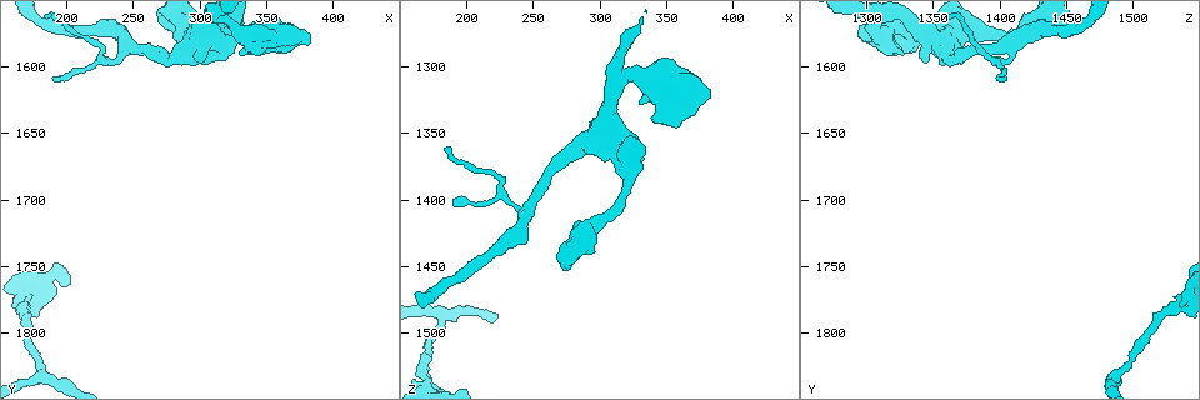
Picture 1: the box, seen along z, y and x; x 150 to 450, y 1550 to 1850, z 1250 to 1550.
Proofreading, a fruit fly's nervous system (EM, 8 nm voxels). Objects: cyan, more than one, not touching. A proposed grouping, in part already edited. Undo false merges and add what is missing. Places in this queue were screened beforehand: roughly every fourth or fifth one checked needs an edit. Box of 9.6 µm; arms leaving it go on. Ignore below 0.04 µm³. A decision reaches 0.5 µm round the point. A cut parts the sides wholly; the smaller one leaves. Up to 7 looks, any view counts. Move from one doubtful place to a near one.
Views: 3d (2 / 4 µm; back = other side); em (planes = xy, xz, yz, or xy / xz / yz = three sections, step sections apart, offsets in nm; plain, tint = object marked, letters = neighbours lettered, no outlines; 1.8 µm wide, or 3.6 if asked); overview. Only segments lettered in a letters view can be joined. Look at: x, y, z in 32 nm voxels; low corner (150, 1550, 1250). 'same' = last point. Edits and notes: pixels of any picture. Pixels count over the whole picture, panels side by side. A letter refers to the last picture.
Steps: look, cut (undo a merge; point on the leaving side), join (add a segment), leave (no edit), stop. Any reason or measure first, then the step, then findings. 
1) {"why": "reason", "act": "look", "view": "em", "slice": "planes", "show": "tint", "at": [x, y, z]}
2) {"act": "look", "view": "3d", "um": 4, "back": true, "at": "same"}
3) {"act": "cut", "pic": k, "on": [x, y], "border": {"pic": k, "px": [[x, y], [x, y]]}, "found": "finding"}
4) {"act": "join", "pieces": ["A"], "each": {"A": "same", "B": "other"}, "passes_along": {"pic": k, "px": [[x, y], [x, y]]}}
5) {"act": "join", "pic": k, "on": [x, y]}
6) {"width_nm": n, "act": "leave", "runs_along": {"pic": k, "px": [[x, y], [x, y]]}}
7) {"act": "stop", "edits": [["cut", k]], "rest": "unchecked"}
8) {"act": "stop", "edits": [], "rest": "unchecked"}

{"why": "sudden change in width", "act": "look", "view": "em", "slice": "planes", "show": "plain", "at": [246, 1586, 1408]}

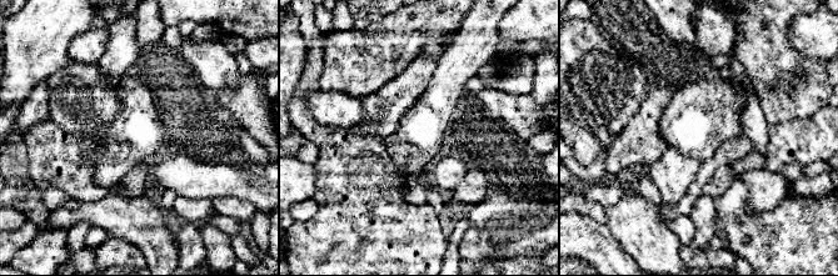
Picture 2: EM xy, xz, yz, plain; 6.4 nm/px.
{"act": "look", "view": "em", "slice": "planes", "show": "tint", "at": "same"}

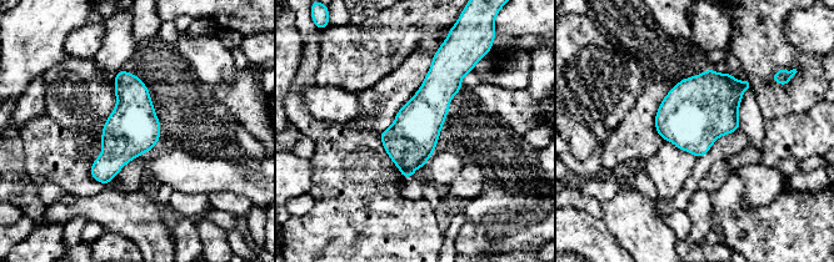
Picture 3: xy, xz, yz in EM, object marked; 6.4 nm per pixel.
{"act": "look", "view": "em", "slice": "planes", "show": "letters", "at": "same"}

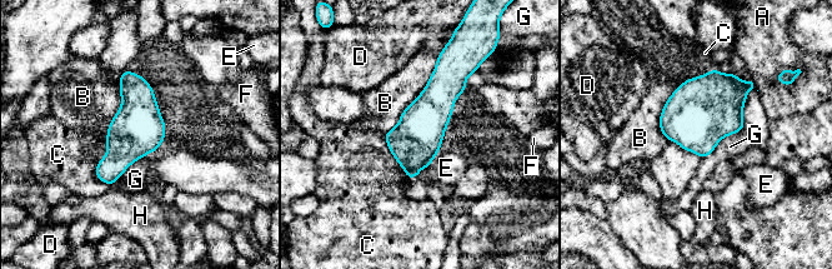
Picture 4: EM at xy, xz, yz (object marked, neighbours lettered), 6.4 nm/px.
{"act": "leave", "each": {"A": "other", "B": "other", "C": "other", "D": "other", "E": "other", "F": "other", "G": "other", "H": "other"}, "border": {"pic": 4, "px": [[743, 129], [726, 135], [701, 159]]}, "found": "one neuron here"}

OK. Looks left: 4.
{"why": "branch stops here", "act": "look", "view": "3d", "um": 4, "at": [190, 1610, 1400]}

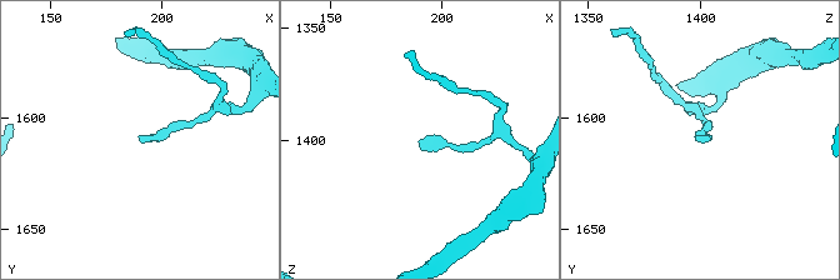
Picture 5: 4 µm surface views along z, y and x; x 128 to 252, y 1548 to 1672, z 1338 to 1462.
{"act": "look", "view": "em", "slice": "planes", "show": "letters", "at": [191, 1609, 1401]}

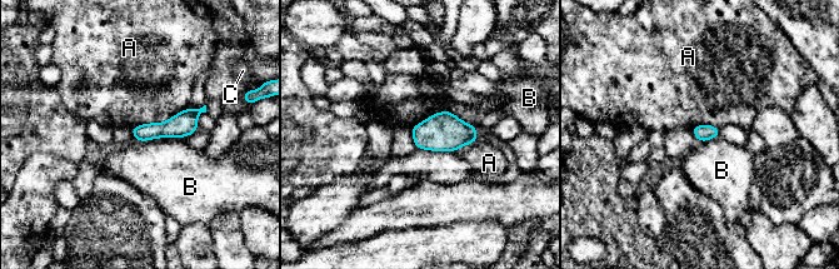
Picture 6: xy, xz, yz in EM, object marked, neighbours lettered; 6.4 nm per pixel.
{"act": "leave", "each": {"A": "other", "B": "other", "C": "other"}, "runs_along": {"pic": 6, "px": [[196, 111], [174, 128], [135, 131]]}, "found": "no lettered segment goes on from it"}

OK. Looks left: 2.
{"why": "thick end", "act": "look", "view": "3d", "um": 4, "at": [382, 1582, 1324]}

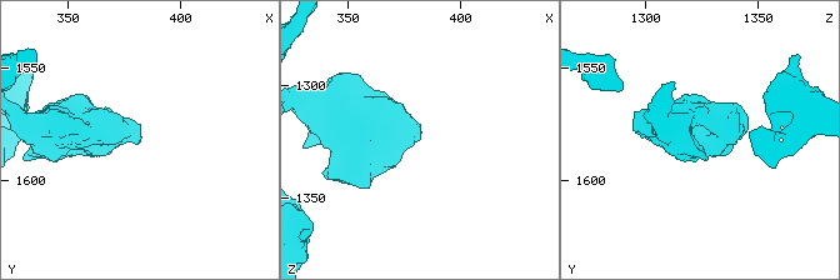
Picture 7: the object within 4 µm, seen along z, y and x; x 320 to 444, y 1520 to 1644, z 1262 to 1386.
{"why": "shape alone is not enough", "act": "look", "view": "em", "um": 3.6, "slice": "planes", "show": "letters", "at": [381, 1583, 1323]}

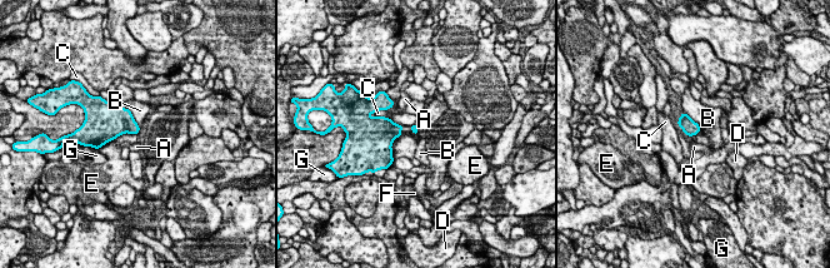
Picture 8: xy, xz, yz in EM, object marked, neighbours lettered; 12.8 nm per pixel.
{"act": "leave", "each": {"A": "other", "B": "other", "C": "other", "D": "other", "E": "other", "F": "other", "G": "other"}, "border": {"pic": 8, "px": [[401, 134], [393, 142], [393, 158]]}, "found": "no lettered segment goes on from it"}

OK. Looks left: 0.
{"act": "stop", "edits": [], "rest": "unchecked"}

